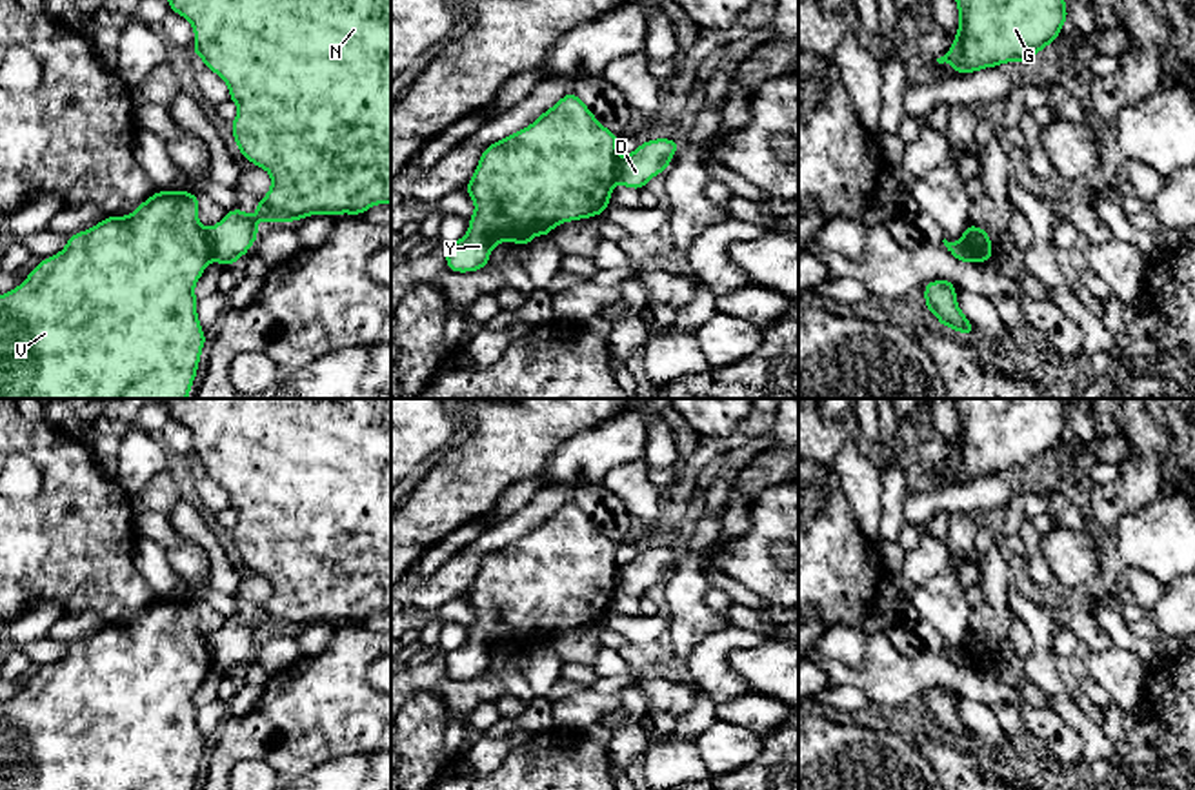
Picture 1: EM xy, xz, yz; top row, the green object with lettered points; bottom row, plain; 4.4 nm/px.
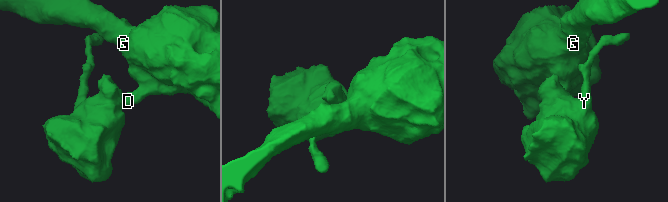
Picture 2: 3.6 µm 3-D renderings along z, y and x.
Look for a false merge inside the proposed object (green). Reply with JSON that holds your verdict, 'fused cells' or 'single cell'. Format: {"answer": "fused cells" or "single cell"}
{"answer": "fused cells"}

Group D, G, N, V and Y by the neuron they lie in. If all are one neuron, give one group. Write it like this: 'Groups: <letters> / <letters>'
Groups: D G N / V Y

